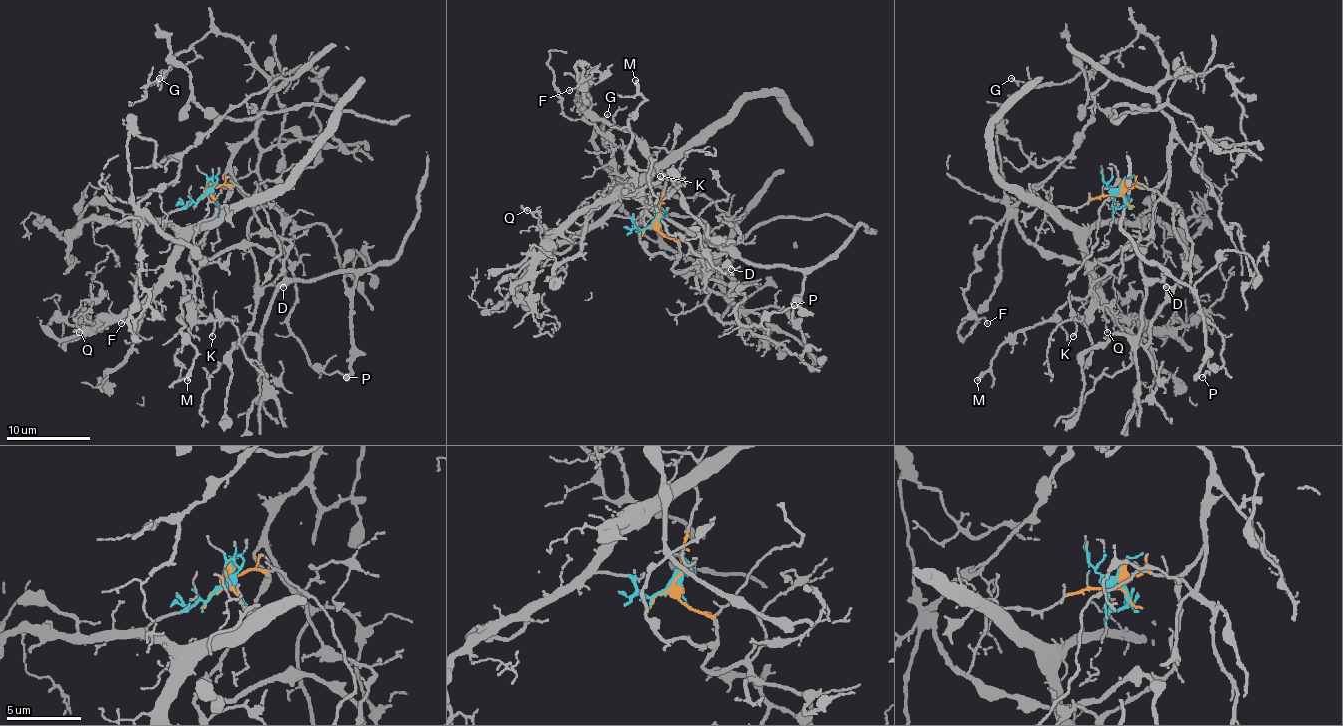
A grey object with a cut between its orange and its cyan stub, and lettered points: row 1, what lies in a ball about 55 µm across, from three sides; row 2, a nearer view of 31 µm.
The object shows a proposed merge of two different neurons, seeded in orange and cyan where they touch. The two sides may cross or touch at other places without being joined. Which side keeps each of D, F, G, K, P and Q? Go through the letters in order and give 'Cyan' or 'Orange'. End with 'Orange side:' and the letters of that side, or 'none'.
D: Orange
F: Orange
G: Orange
K: Cyan
P: Orange
Q: Cyan
Orange side: D, F, G, P

